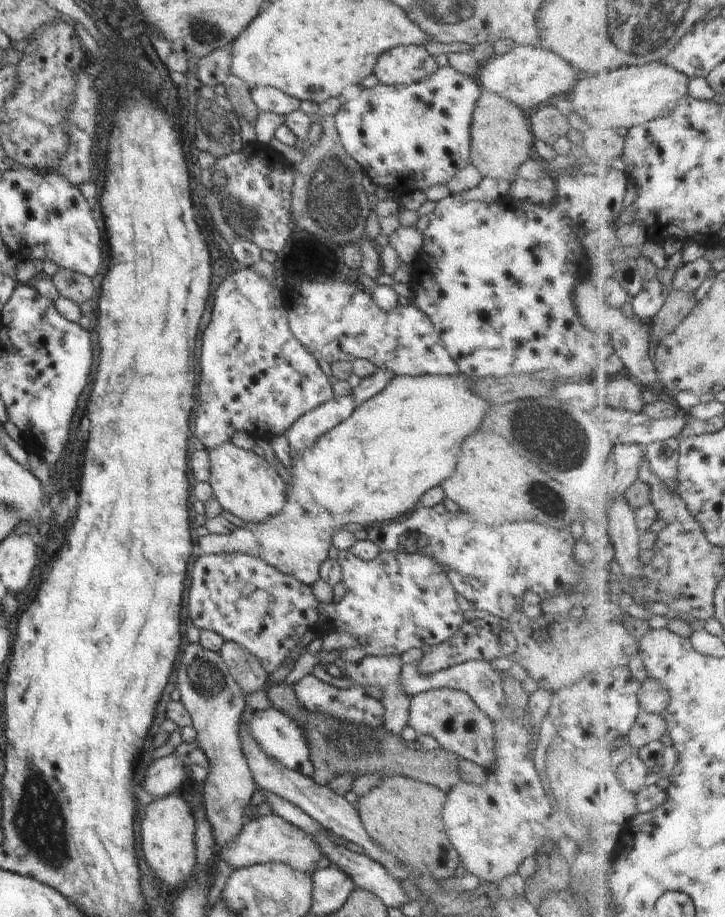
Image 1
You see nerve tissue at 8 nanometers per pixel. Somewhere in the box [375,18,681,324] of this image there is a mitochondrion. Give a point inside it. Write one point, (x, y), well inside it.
(486, 156)

